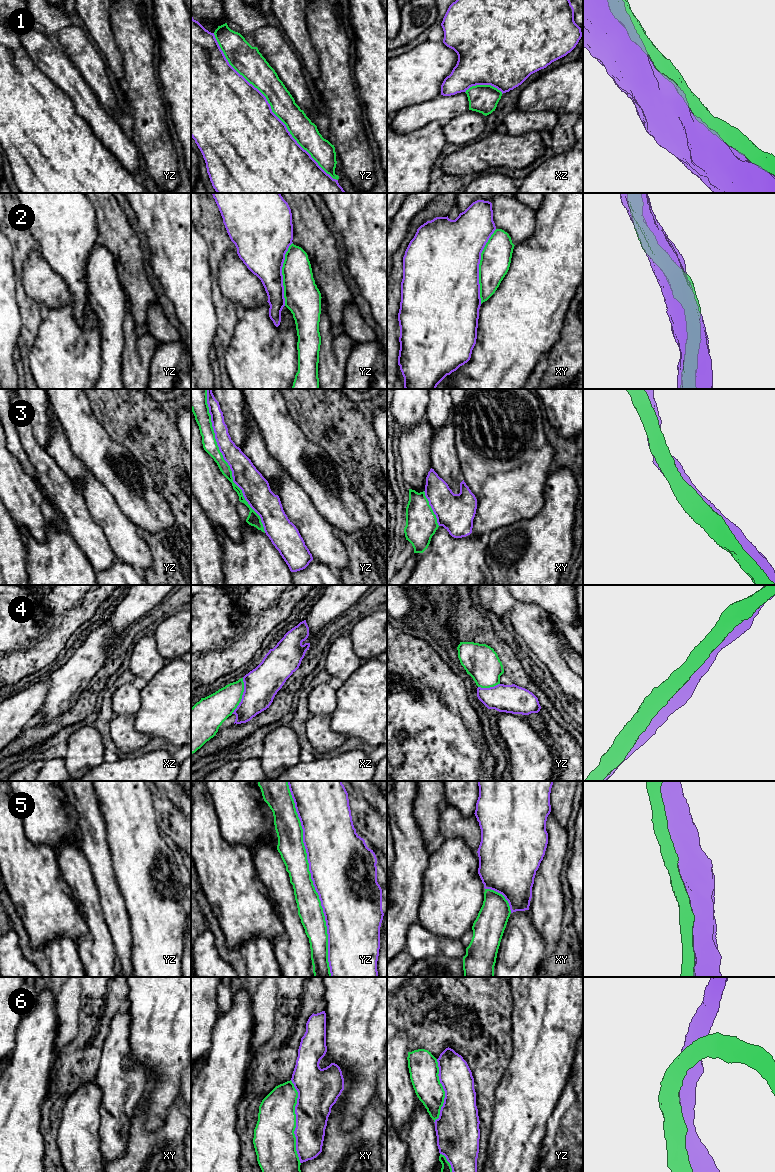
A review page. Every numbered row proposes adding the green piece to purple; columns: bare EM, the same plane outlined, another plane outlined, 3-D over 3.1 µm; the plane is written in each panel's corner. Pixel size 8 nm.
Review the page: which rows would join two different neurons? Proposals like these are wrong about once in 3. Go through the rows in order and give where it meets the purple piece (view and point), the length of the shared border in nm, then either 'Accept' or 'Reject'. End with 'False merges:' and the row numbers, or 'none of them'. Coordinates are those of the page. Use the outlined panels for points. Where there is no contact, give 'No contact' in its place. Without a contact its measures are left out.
1: Touches purple at yz (270, 107). Shared border 1550 nm. Accept
2: Touches purple at xy (478, 266). Shared border 600 nm. Accept
3: Touches purple at yz (225, 460). Shared border 1250 nm. Reject
4: Touches purple at xz (242, 696). Shared border 300 nm. Reject
5: Touches purple at yz (311, 878). Shared border 1600 nm. Accept
6: Touches purple at xy (296, 1122). Shared border 700 nm. Reject
False merges: 3, 4, 6

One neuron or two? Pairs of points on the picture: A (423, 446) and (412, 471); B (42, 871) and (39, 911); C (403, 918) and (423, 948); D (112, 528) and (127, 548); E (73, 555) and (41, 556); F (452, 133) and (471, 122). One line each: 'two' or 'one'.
A: one
B: one
C: two
D: one
E: one
F: one

